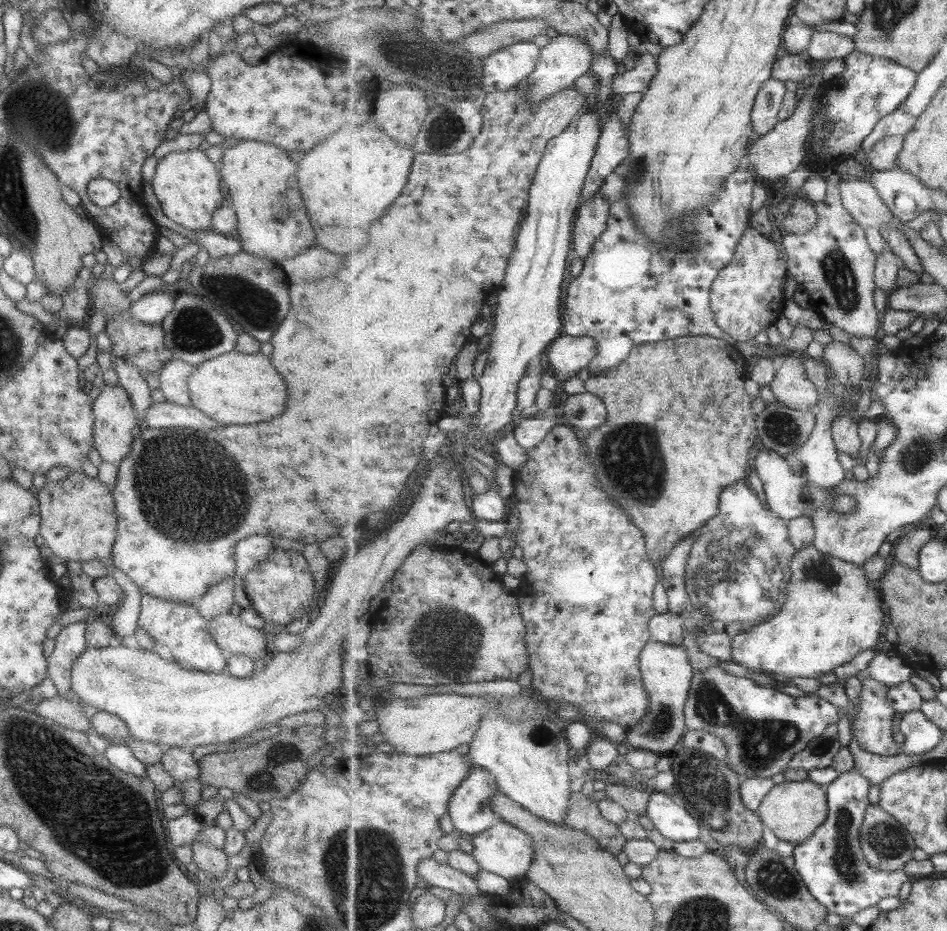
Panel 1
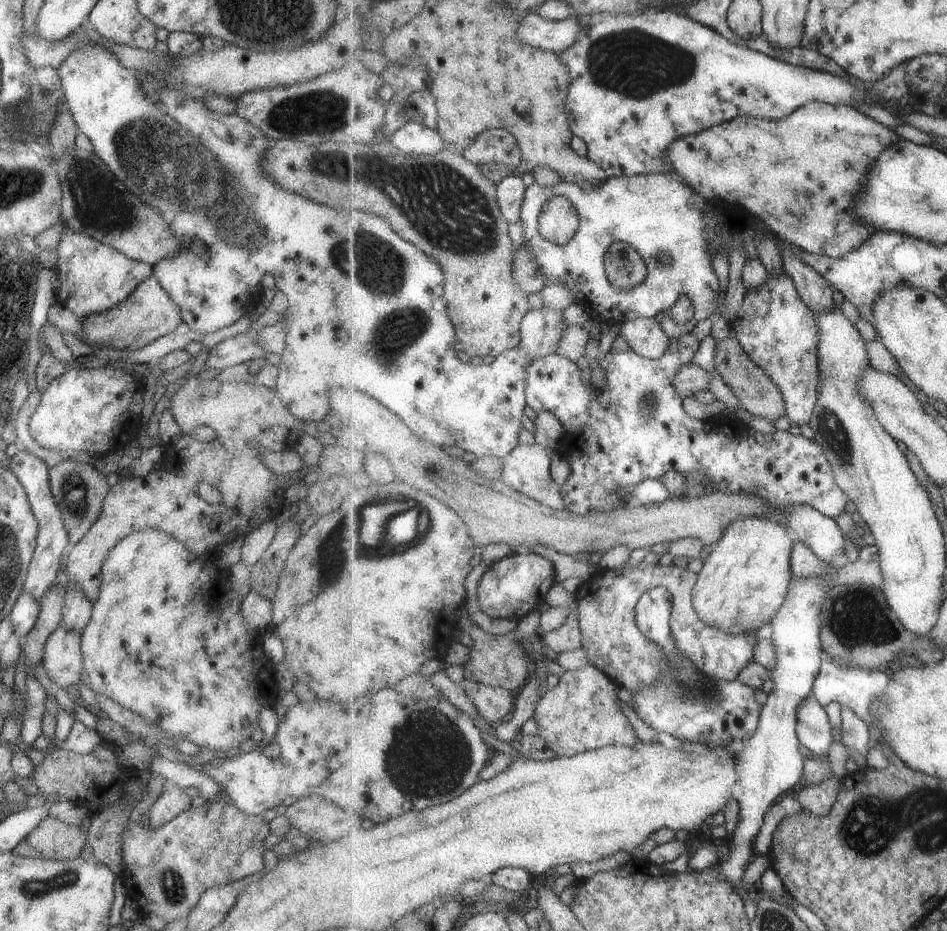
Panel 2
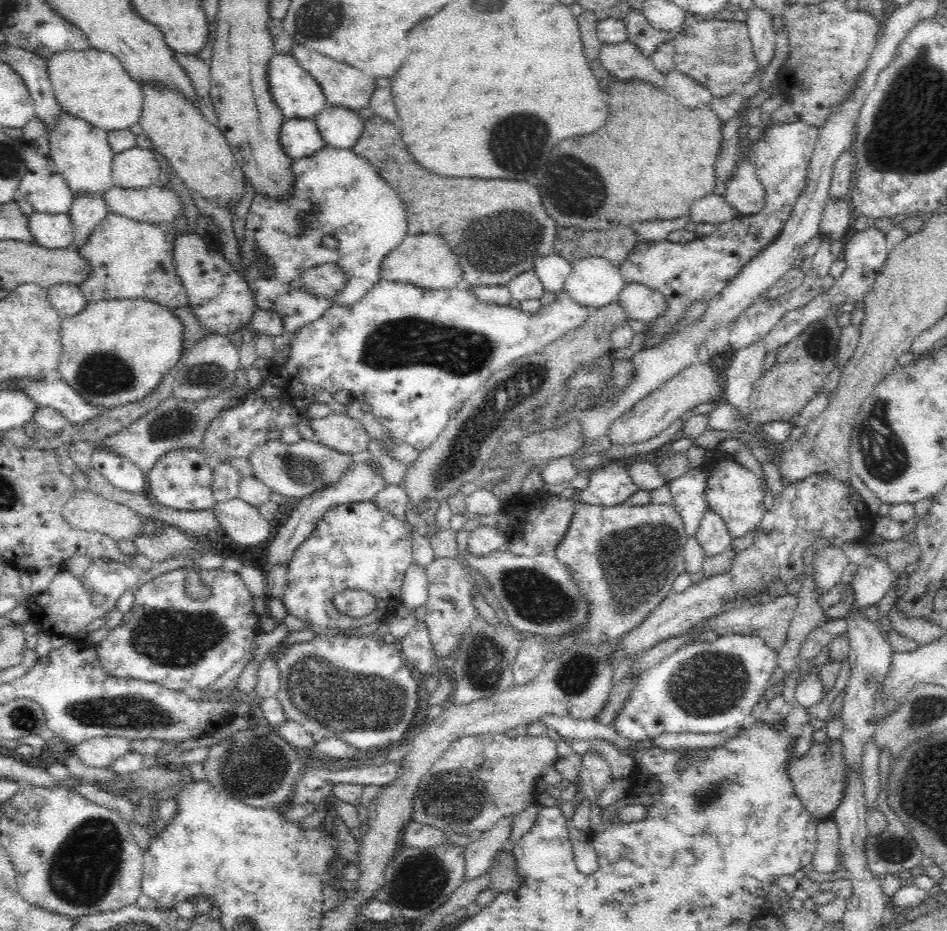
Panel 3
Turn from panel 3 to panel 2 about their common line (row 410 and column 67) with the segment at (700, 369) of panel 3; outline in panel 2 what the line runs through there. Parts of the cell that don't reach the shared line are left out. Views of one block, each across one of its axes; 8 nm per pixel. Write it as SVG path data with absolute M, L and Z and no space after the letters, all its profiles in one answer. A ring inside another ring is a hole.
M59 623L45 641L42 665L59 688L76 684L82 671L80 634Z

